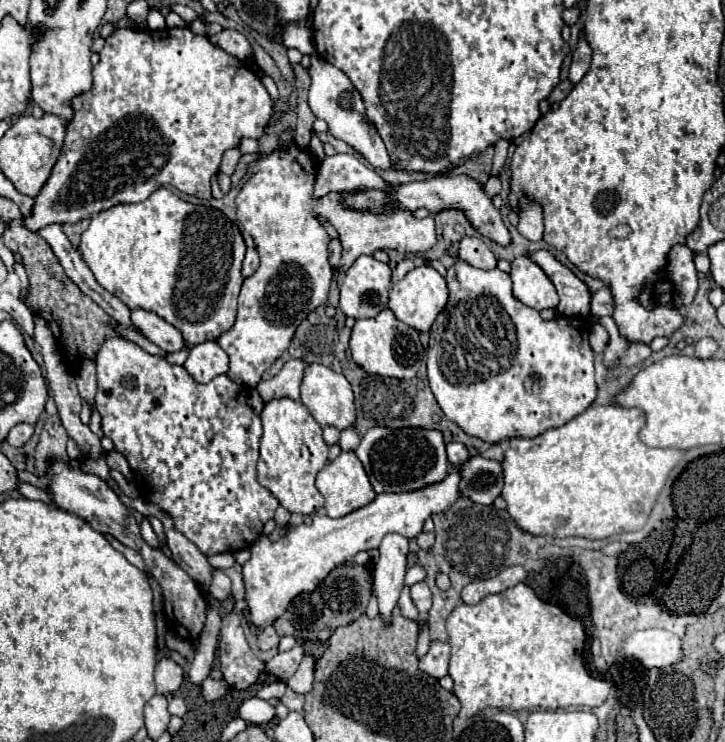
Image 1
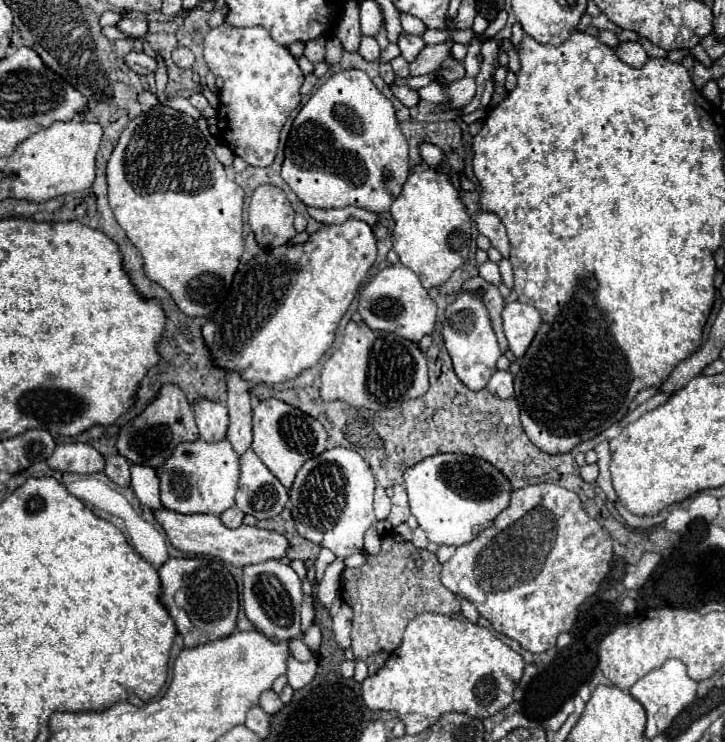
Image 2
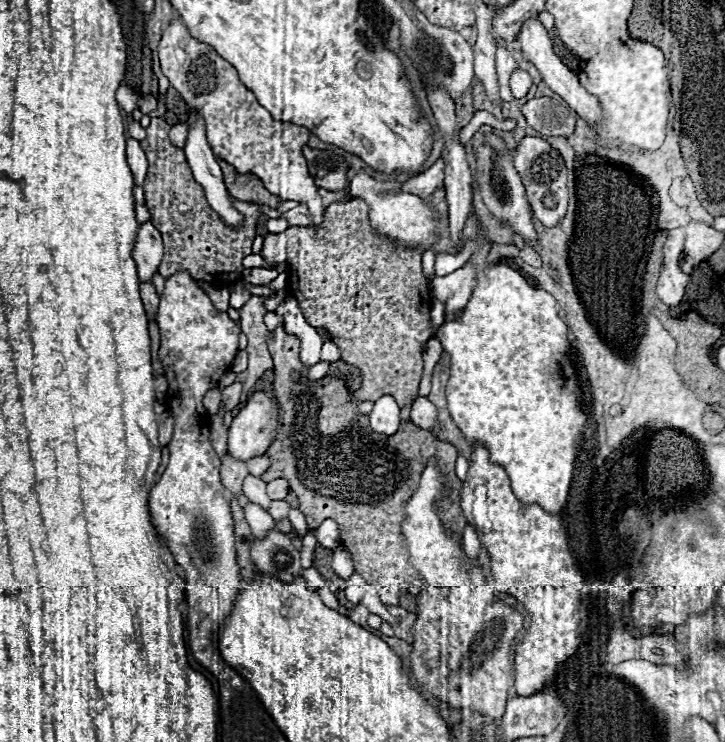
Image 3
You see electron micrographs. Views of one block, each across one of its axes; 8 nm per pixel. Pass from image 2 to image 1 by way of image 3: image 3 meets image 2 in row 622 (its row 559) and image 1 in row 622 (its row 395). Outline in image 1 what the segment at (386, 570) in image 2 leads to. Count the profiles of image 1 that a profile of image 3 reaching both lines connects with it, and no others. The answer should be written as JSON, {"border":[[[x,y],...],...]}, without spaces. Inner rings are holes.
{"border":[[[338,566],[328,574],[328,578],[310,594],[300,594],[292,600],[288,610],[274,622],[278,636],[292,634],[306,640],[328,640],[338,626],[346,626],[366,612],[370,598],[372,570],[366,566]]]}

